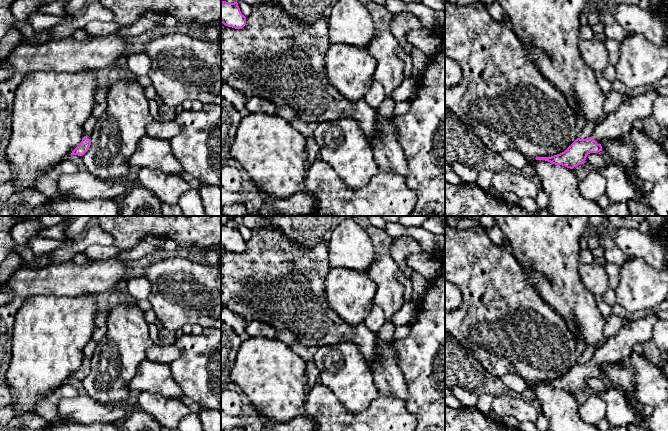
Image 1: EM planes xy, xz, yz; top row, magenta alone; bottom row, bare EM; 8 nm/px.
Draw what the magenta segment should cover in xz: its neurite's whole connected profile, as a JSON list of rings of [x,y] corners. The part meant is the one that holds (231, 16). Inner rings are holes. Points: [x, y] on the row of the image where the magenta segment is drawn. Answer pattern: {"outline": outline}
{"outline": [[[221,1],[221,23],[235,29],[242,29],[246,25],[246,17],[241,13],[237,1]]]}

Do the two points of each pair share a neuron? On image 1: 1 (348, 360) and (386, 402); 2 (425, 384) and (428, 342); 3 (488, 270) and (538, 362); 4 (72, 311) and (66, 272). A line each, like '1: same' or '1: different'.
1: different
2: same
3: same
4: different

